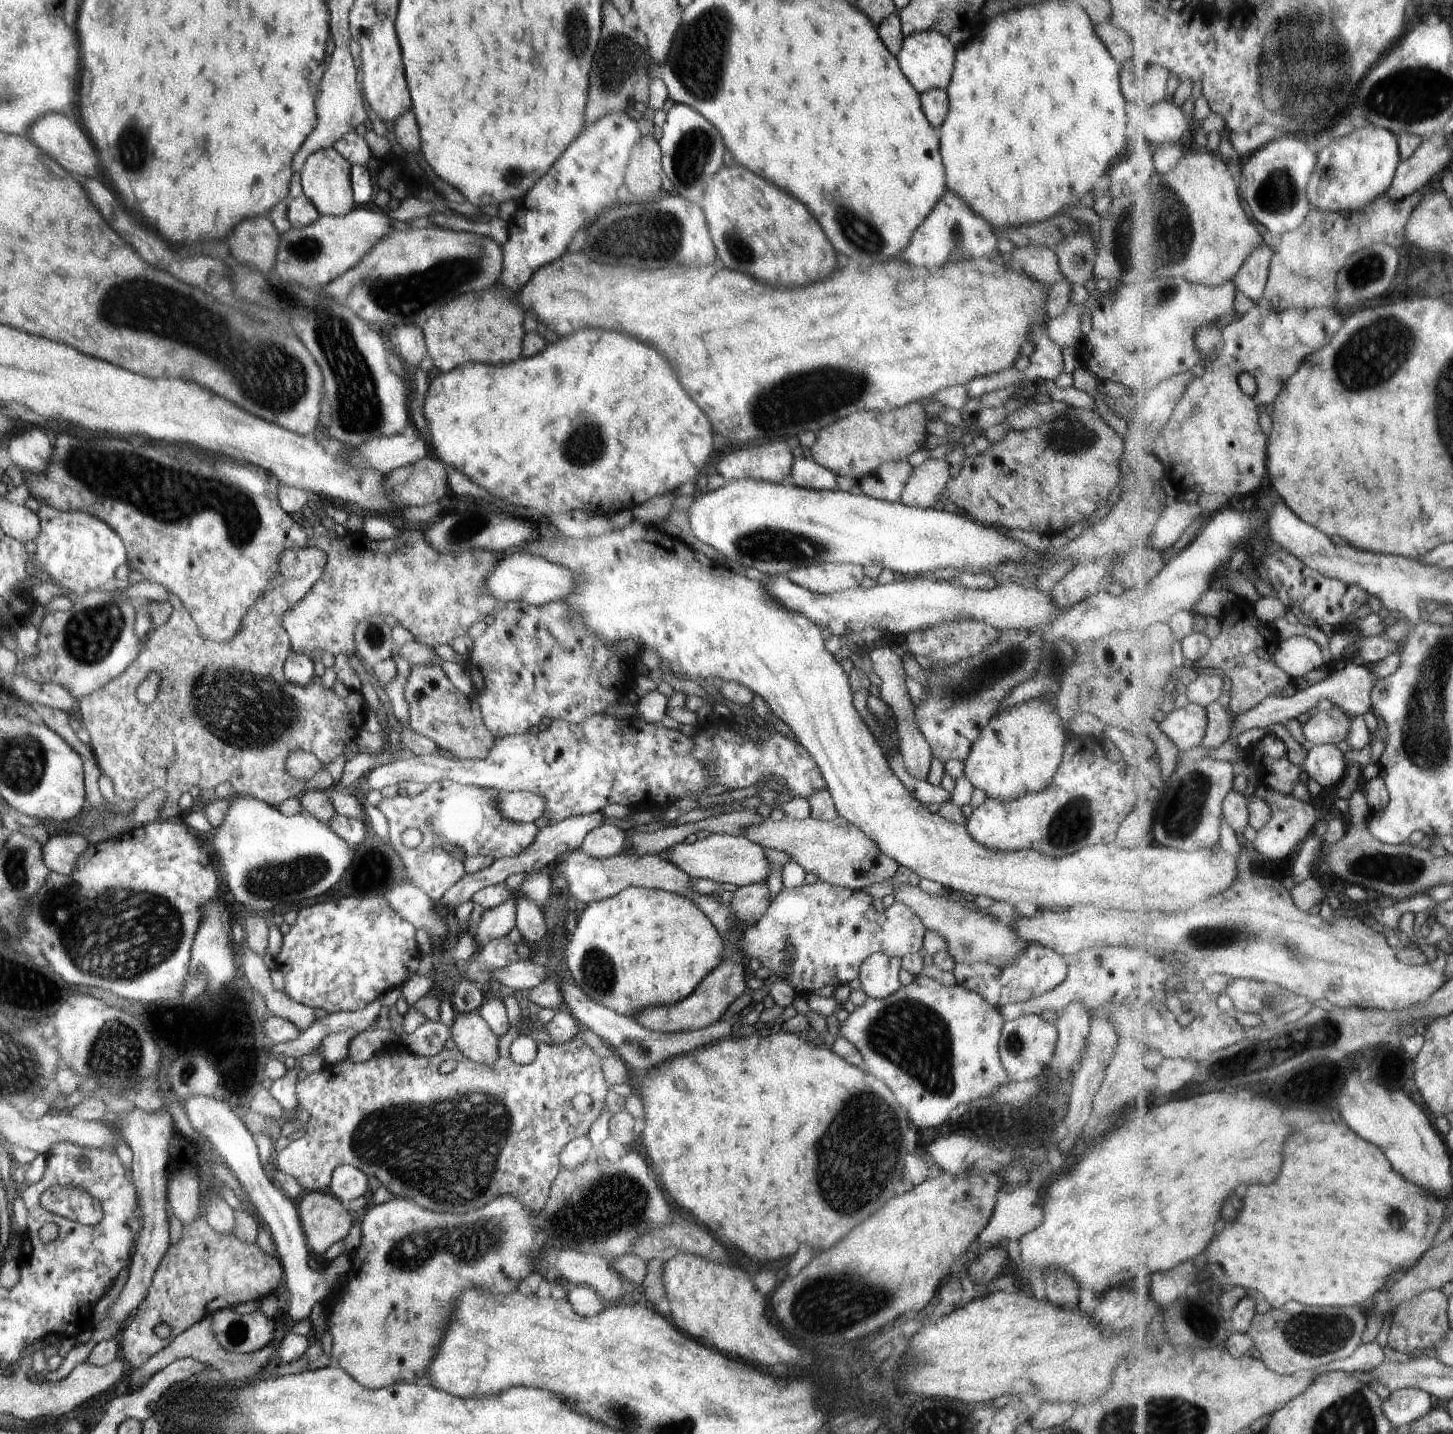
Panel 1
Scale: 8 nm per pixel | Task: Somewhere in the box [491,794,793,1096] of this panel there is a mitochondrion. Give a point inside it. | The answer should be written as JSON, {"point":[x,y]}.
{"point":[598,973]}

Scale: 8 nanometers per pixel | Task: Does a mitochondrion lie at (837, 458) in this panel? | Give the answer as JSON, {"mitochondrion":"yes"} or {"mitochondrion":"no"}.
{"mitochondrion":"no"}

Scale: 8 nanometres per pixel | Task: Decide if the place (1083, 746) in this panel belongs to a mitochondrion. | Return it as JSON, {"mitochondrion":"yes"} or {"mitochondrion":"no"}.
{"mitochondrion":"no"}

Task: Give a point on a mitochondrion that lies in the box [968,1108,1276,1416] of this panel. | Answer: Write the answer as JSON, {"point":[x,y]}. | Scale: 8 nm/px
{"point":[1203,1325]}

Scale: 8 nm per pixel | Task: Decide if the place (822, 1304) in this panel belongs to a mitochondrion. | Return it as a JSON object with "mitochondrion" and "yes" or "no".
{"mitochondrion":"yes"}

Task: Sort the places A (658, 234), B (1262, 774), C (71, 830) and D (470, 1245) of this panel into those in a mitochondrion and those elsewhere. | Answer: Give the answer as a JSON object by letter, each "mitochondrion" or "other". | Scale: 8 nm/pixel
{"A":"mitochondrion","B":"other","C":"other","D":"mitochondrion"}

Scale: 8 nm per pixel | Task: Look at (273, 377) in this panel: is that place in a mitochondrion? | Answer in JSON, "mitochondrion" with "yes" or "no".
{"mitochondrion":"yes"}

